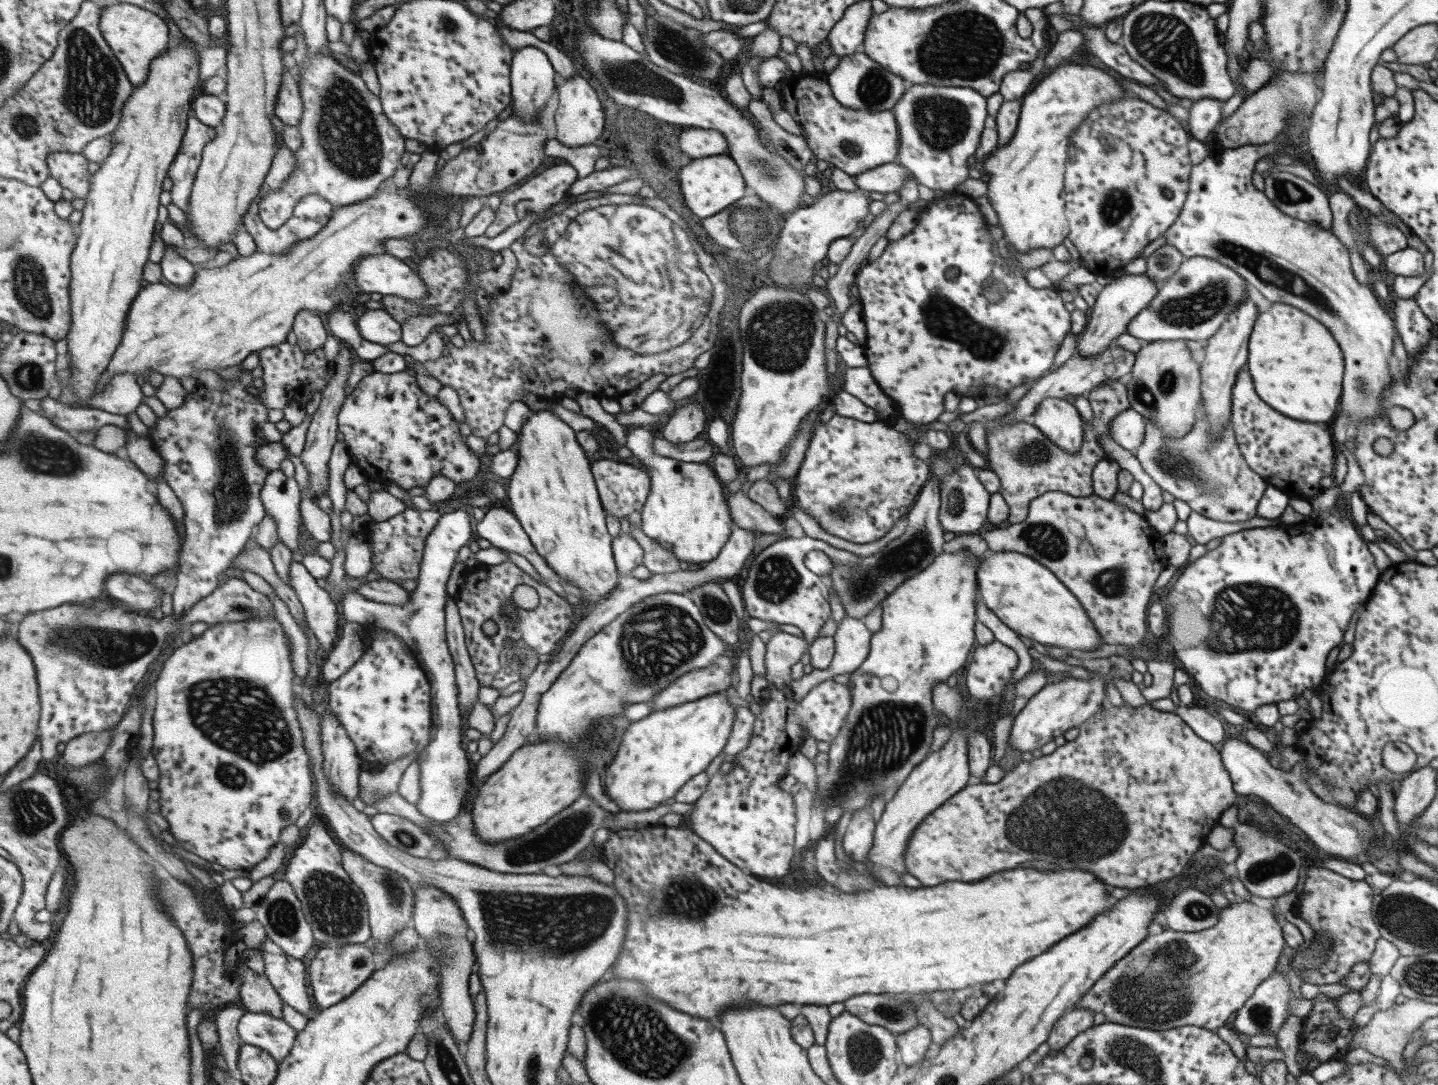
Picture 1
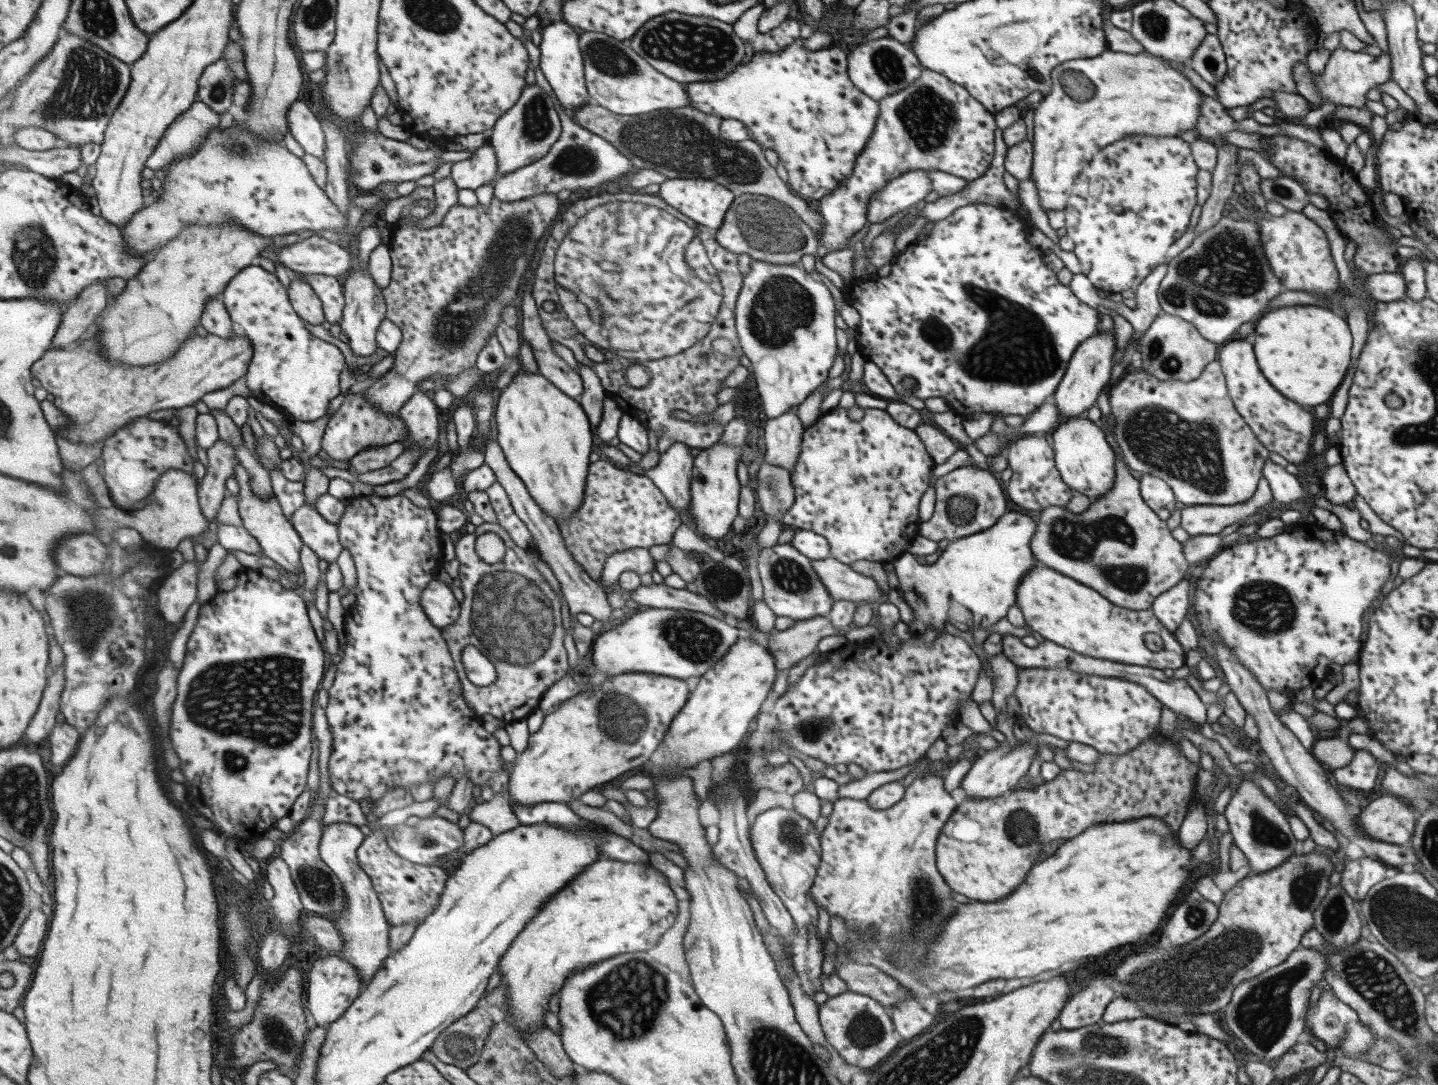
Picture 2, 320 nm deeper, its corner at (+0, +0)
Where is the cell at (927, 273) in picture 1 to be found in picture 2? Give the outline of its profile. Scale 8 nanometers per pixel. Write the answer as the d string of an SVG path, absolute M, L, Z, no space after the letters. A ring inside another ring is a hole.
M967 204L953 210L949 217L933 222L929 235L920 241L915 240L895 255L891 262L888 276L880 278L873 276L868 280L851 278L850 304L857 310L860 321L855 328L854 340L857 352L867 361L872 362L885 375L890 385L895 389L897 396L914 396L922 401L925 398L939 396L943 398L956 416L969 418L975 412L997 413L999 415L1016 415L1027 417L1045 402L1049 394L1053 394L1060 378L1065 372L1071 355L1088 336L1096 332L1100 316L1095 308L1082 303L1067 286L1056 280L1056 273L1049 270L1041 258L1043 252L1027 241L1029 229L1025 222L1018 217L1014 210L993 207L989 204ZM903 376L910 376L915 380L916 387L911 390L901 388Z

